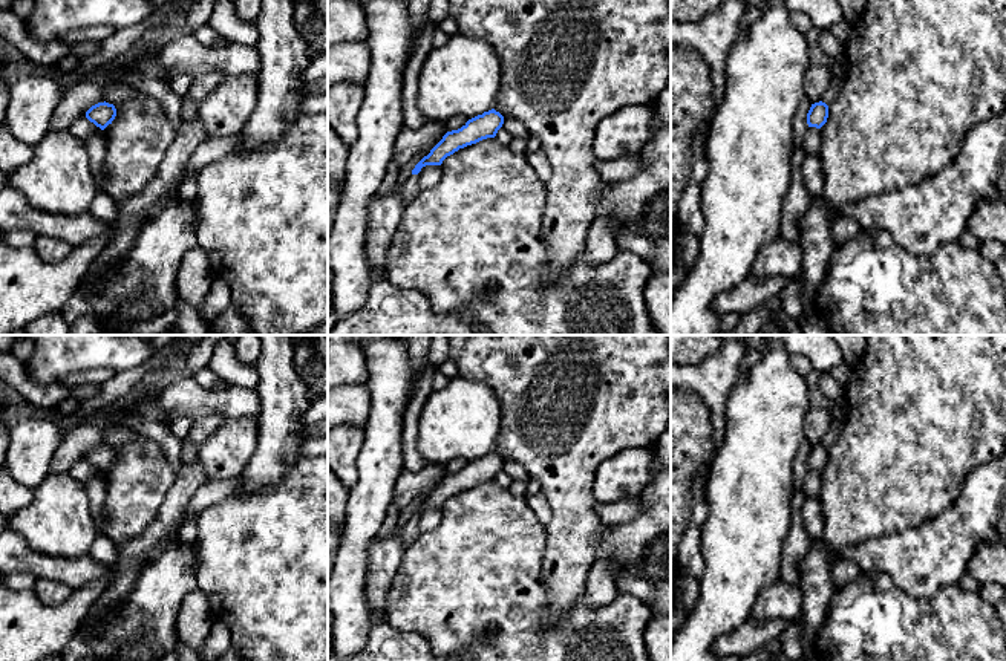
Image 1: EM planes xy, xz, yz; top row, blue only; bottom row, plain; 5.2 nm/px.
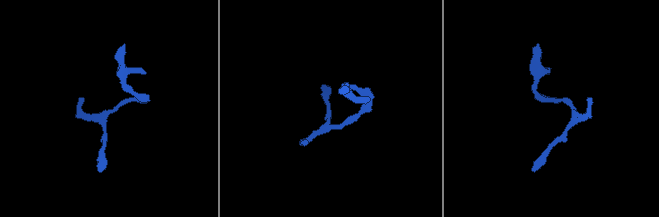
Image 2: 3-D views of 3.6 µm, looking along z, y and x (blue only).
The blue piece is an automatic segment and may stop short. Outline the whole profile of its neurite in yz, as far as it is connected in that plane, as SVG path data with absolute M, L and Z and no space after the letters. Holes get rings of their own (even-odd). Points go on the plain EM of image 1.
M822 444L812 447L807 456L808 470L821 471L828 461L828 448Z

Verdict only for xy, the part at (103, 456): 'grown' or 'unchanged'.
unchanged

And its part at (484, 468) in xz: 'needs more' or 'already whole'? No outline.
needs more

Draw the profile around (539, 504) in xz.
M537 493L534 496L527 497L527 503L533 510L536 519L541 523L548 525L548 522L553 517L553 511L550 508L548 499L542 493Z

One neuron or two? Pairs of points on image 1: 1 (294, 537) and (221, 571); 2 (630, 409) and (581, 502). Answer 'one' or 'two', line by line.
1: one
2: one

